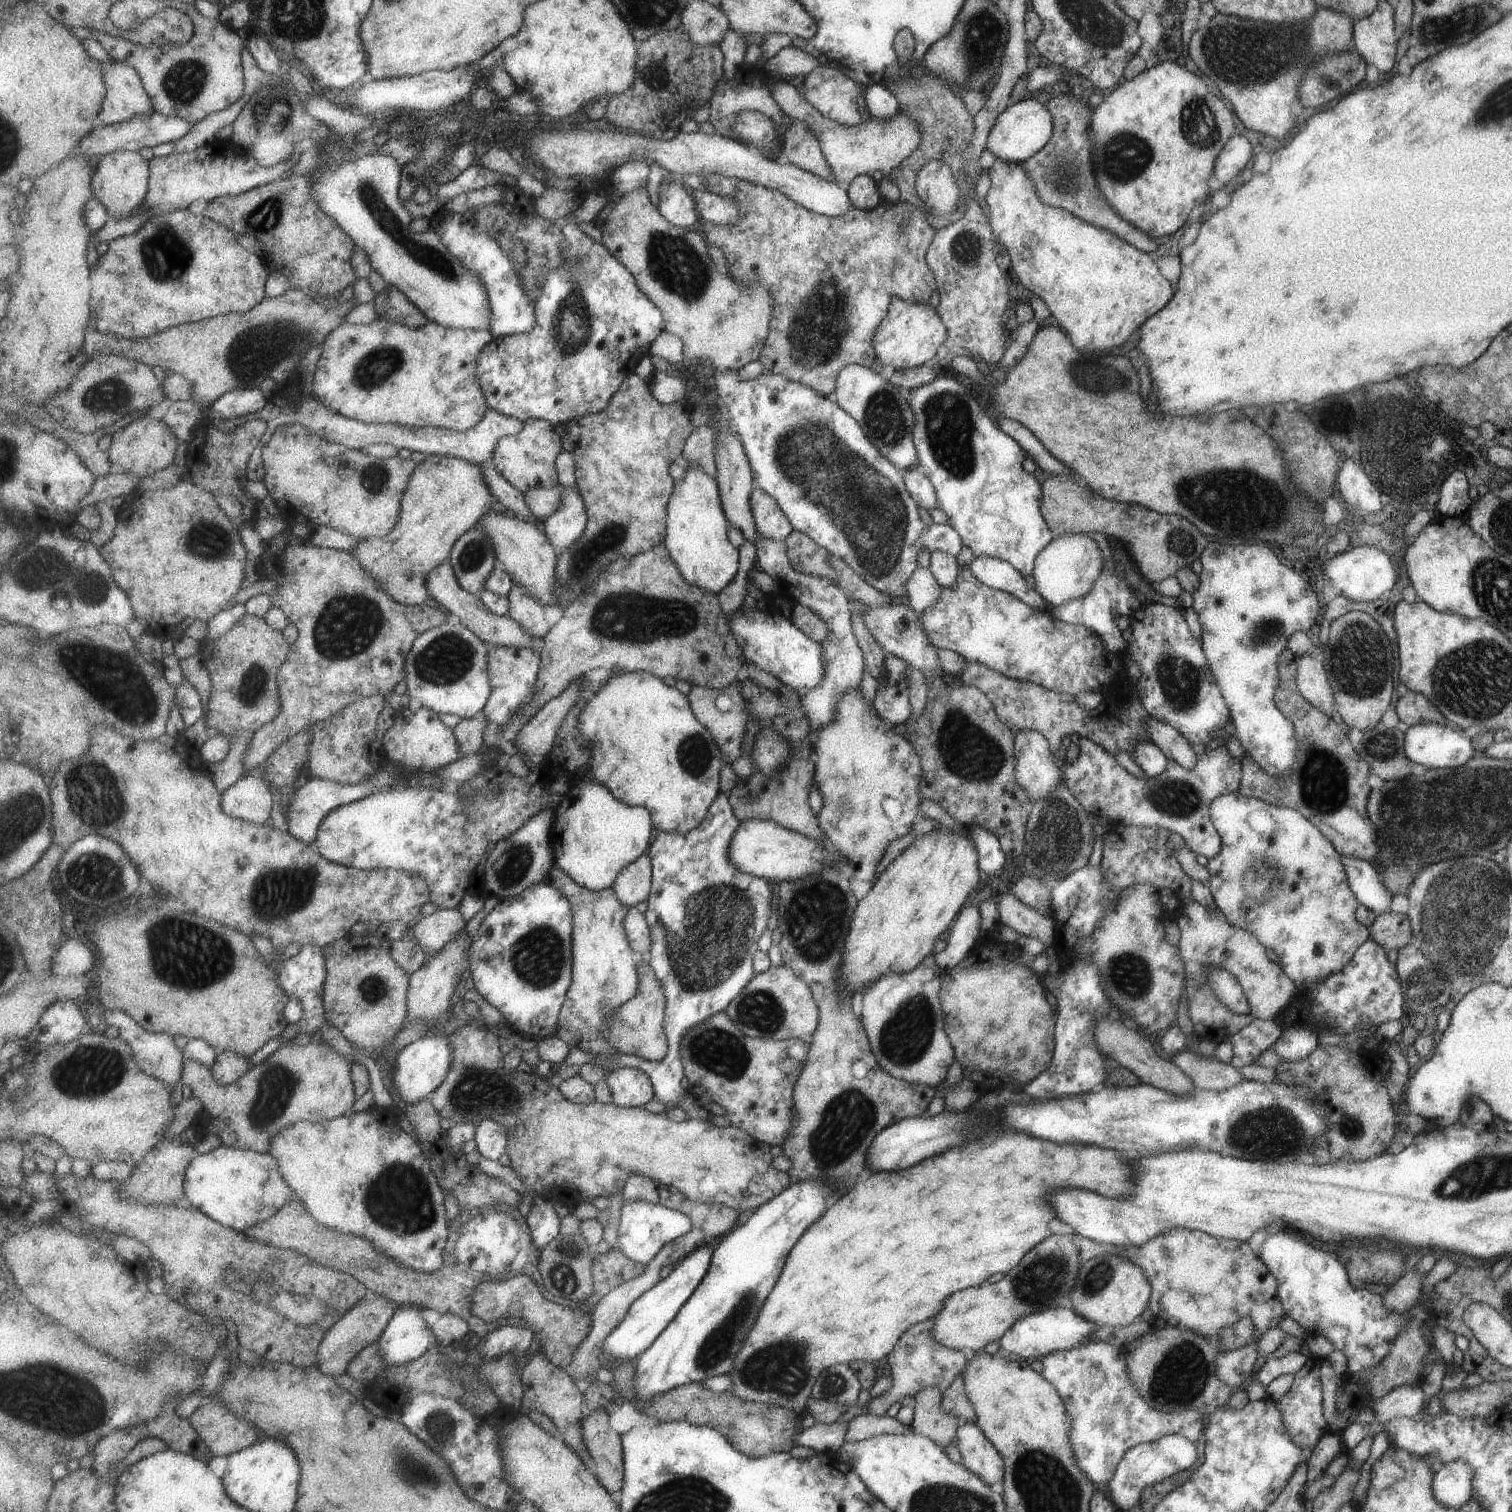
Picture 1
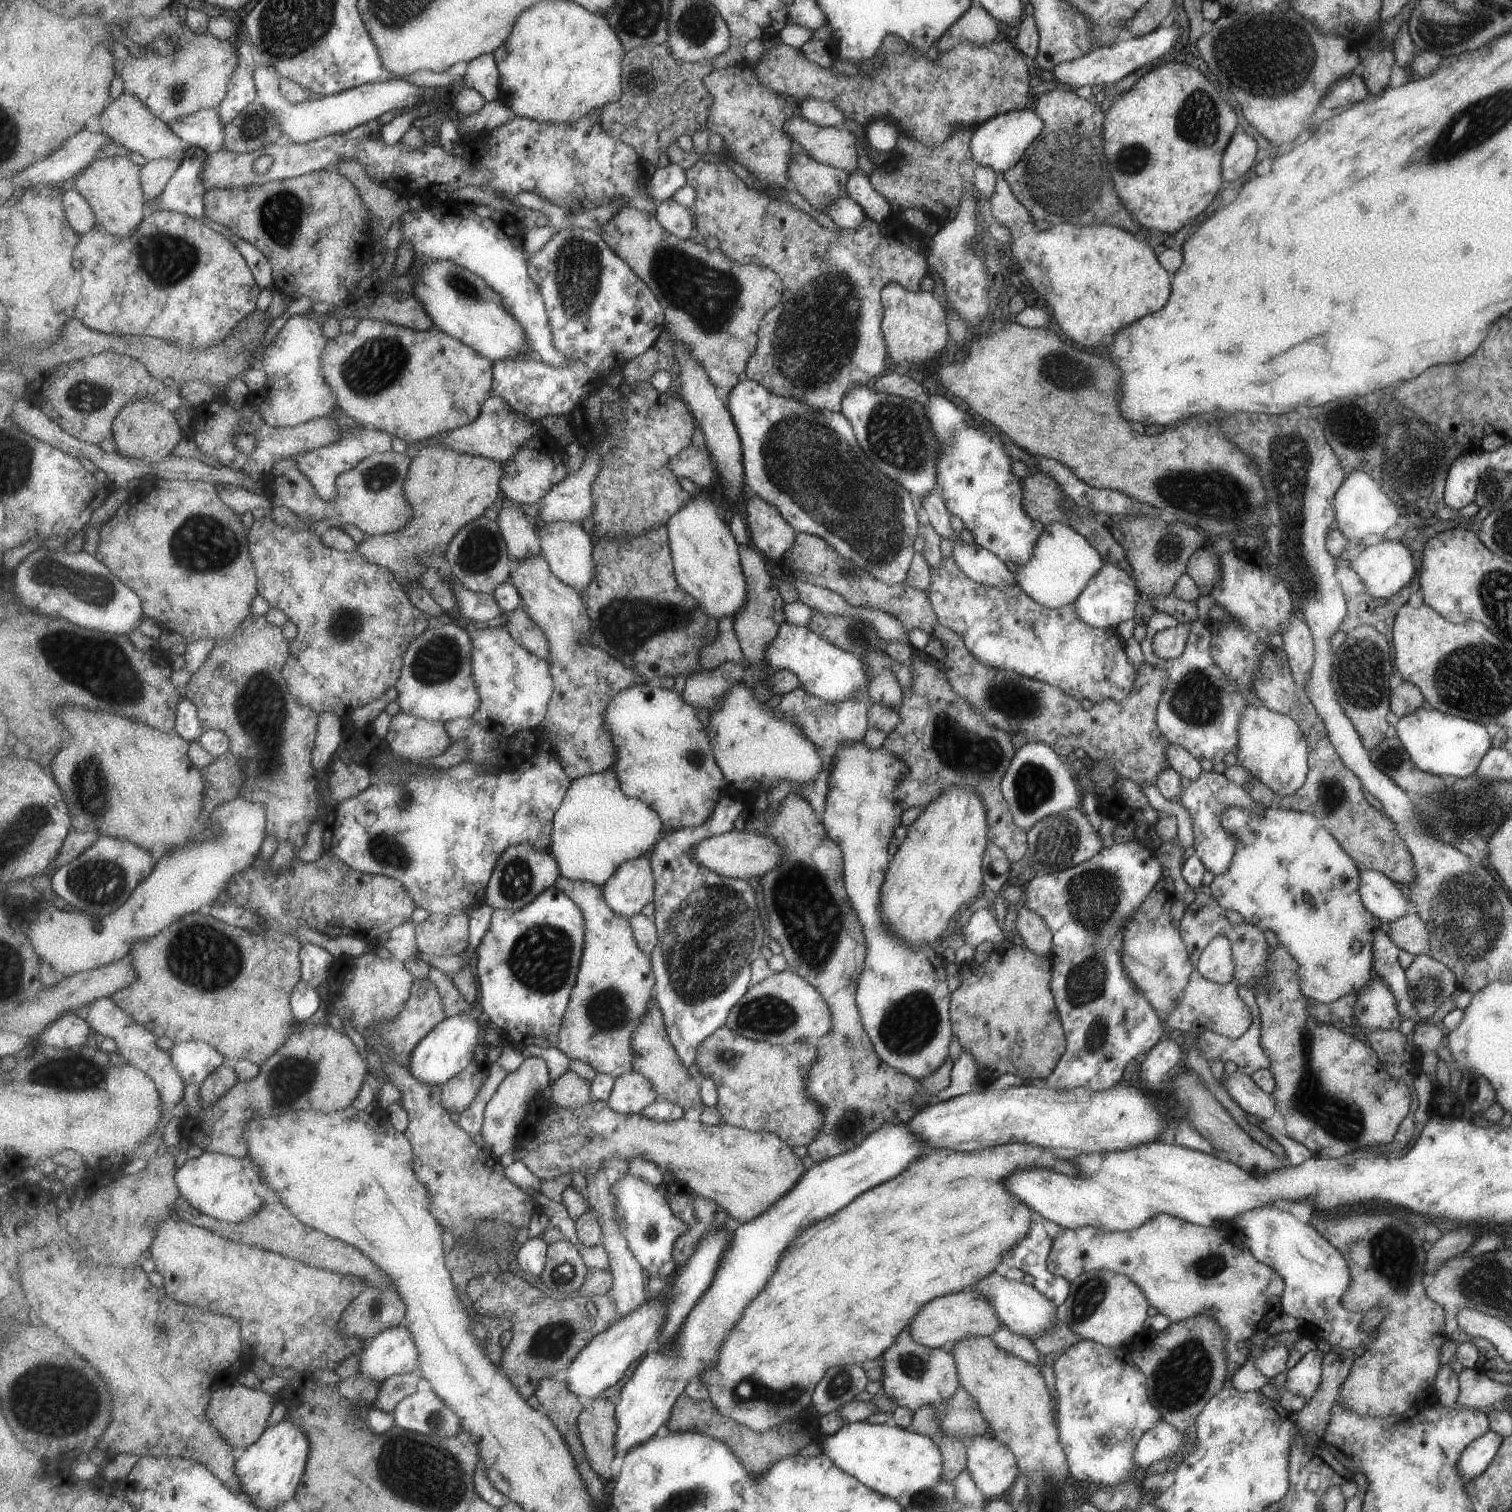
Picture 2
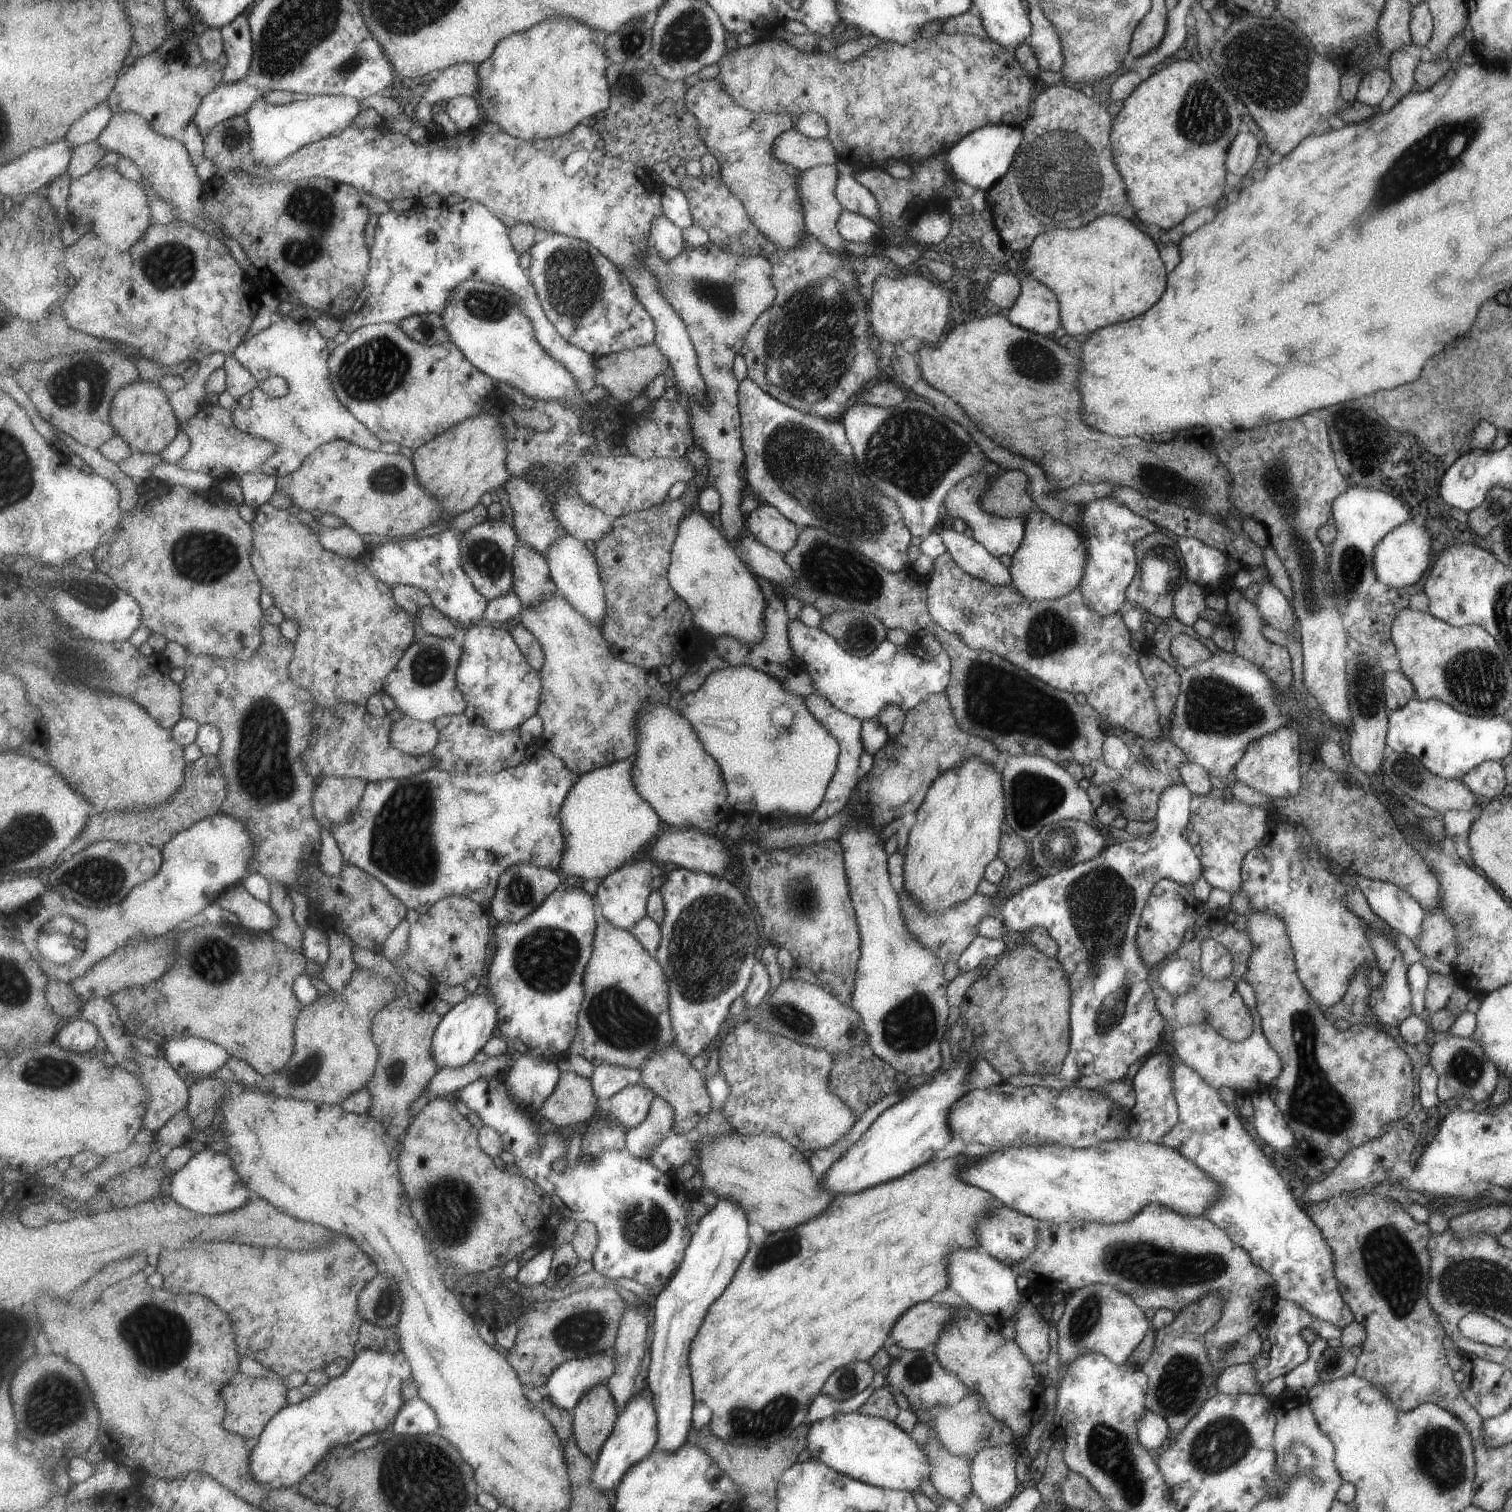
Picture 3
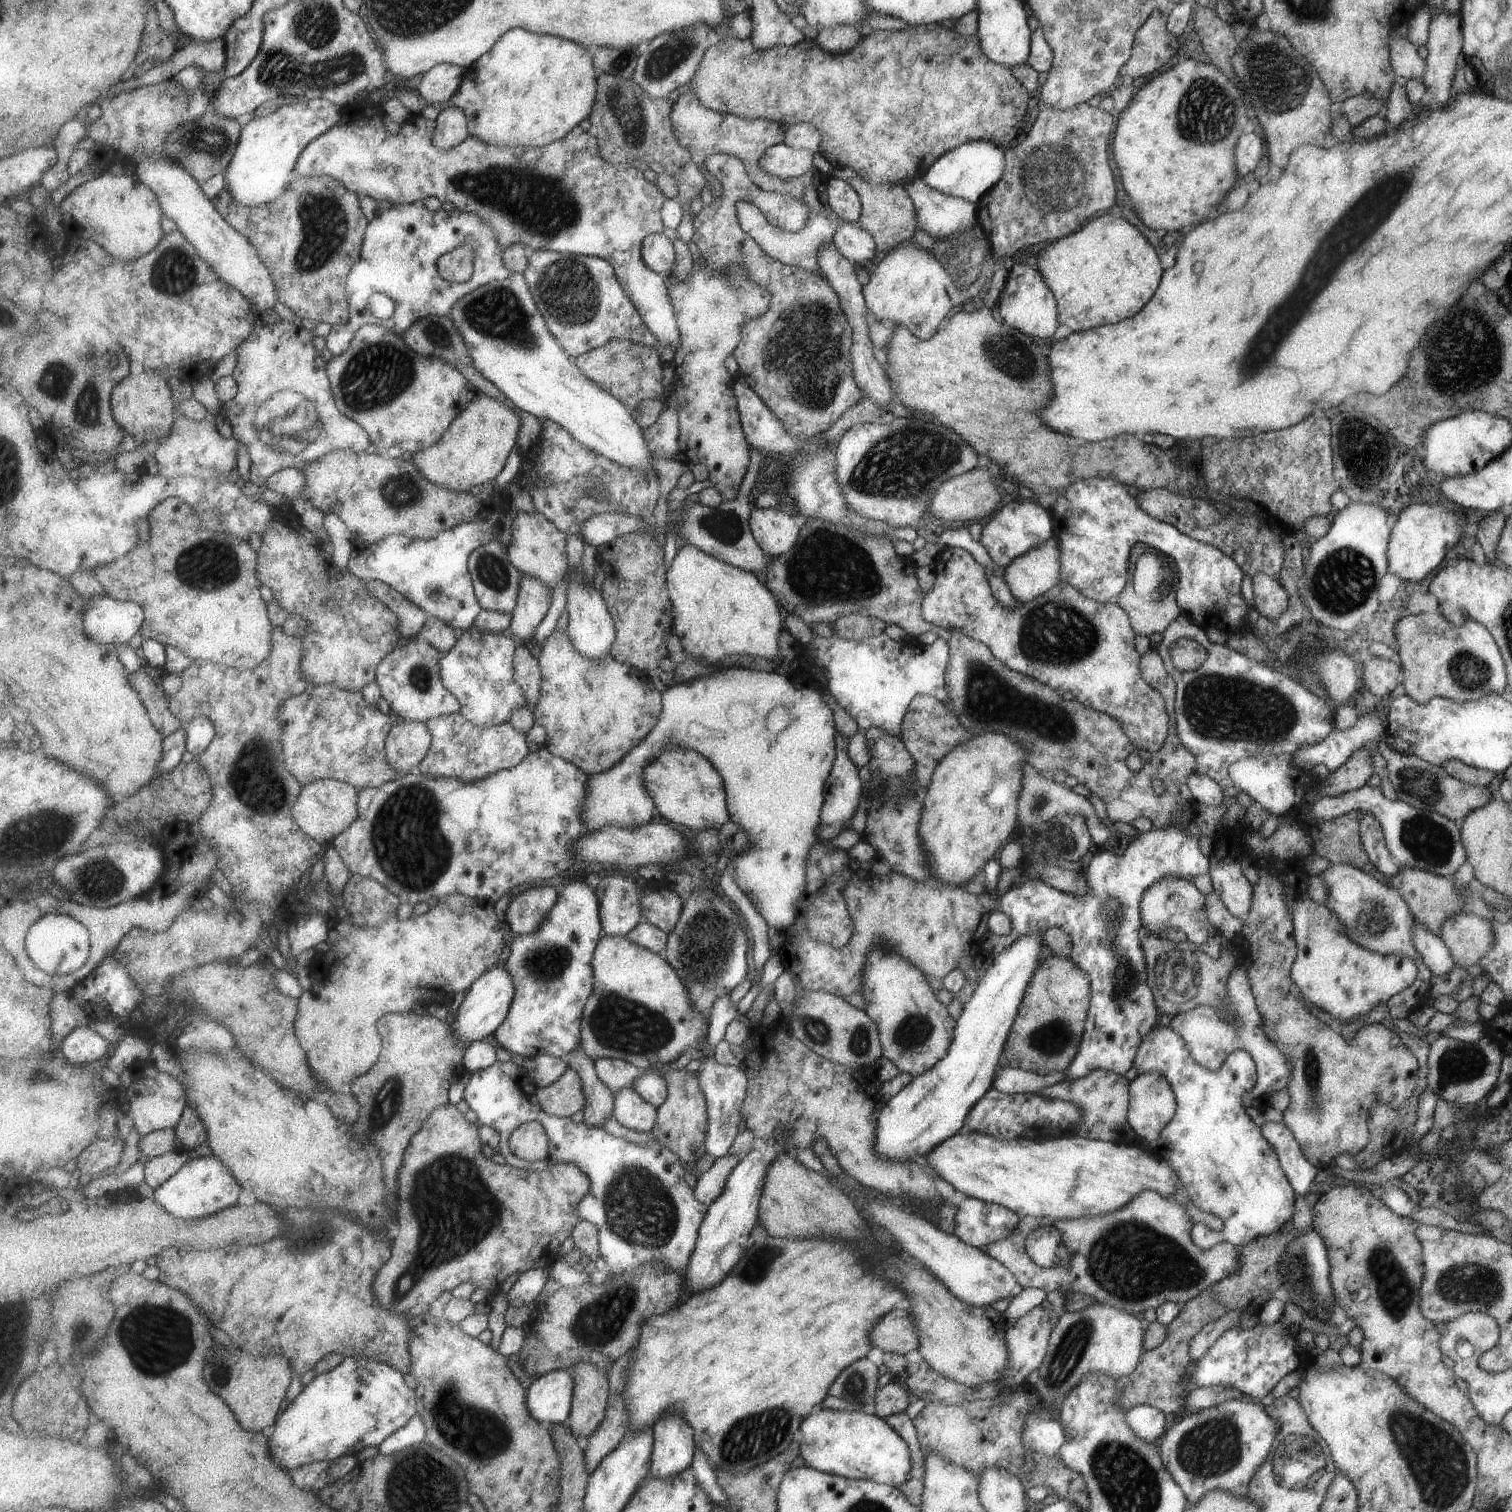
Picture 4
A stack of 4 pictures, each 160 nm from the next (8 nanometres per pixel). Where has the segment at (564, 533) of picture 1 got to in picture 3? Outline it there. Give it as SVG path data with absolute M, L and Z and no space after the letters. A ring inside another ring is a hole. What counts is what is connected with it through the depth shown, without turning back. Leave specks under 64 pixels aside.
M569 534L559 538L547 554L553 581L559 588L560 596L565 598L579 614L585 616L595 628L603 628L607 616L607 600L605 600L605 586L601 577L601 570L596 555L587 548L587 544Z

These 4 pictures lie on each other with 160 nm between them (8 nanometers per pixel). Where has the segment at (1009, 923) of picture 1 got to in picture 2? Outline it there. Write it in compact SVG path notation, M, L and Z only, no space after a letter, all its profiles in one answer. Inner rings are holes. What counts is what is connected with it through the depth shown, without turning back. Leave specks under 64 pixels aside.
M1025 907L1017 910L1016 914L1015 928L1023 940L1023 946L1032 954L1049 956L1052 951L1052 932L1044 920Z

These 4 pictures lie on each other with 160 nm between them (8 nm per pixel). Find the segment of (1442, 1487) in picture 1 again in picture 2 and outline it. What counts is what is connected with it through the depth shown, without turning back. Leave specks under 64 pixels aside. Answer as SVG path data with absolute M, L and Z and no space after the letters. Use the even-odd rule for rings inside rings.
M1488 1429L1461 1453L1460 1460L1457 1461L1457 1470L1461 1472L1465 1484L1477 1478L1489 1466L1502 1440L1501 1434Z

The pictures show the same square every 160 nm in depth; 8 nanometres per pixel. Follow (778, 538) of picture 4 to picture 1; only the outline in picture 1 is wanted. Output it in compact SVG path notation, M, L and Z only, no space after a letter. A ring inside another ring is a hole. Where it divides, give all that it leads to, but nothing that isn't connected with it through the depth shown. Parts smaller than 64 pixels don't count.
M755 487L752 494L753 514L761 538L783 541L792 532L792 525L776 499L763 489Z

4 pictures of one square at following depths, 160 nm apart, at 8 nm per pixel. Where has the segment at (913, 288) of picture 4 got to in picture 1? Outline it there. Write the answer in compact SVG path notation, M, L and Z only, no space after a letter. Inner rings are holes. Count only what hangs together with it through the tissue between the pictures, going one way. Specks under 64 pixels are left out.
M893 297L889 301L887 316L877 326L872 345L883 367L890 364L894 369L910 369L933 358L935 350L944 342L945 334L948 332L945 332L943 320L935 314L928 302L913 304Z

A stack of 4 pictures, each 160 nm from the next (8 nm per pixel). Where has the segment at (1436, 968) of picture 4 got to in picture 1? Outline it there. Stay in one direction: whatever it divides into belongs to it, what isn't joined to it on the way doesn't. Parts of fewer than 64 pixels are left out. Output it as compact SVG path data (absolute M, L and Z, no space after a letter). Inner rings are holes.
M1340 855L1340 858L1345 864L1348 886L1356 895L1358 902L1371 910L1376 910L1377 914L1389 910L1392 896L1381 884L1373 865L1354 856Z

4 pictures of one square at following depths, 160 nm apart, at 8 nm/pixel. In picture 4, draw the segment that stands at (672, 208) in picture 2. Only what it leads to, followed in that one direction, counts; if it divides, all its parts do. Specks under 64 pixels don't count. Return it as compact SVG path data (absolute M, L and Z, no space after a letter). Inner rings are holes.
M651 233L645 238L642 255L649 269L667 278L676 264L676 246L664 233Z

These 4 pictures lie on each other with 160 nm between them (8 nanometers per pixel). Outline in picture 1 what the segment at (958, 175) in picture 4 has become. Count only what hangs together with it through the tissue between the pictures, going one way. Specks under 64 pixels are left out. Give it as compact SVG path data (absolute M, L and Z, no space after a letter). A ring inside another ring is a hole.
M1022 98L1020 101L1007 106L997 116L994 125L988 132L985 148L995 159L1012 163L1022 163L1031 155L1035 155L1045 146L1052 136L1053 116L1049 114L1044 104L1036 99Z

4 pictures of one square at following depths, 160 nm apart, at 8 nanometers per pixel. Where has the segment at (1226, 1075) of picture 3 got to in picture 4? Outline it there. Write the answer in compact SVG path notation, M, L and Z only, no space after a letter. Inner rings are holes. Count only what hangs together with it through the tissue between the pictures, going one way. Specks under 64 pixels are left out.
M1235 966L1231 969L1226 980L1228 998L1228 1011L1234 1018L1233 1023L1225 1019L1224 1013L1220 1014L1216 1008L1205 1005L1197 1005L1194 1009L1177 1013L1170 1020L1170 1029L1174 1030L1185 1042L1189 1054L1197 1064L1207 1070L1216 1071L1224 1064L1234 1050L1243 1049L1252 1059L1256 1066L1256 1082L1251 1092L1241 1096L1243 1108L1250 1106L1255 1110L1265 1110L1270 1105L1271 1094L1275 1090L1281 1090L1291 1080L1292 1063L1288 1060L1275 1043L1265 1034L1262 1016L1257 1006L1255 994L1248 973L1243 966Z

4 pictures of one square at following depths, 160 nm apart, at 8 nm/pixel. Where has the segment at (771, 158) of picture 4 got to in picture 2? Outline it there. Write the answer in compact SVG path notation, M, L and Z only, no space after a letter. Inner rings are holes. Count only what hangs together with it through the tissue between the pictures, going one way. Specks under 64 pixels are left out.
M792 116L784 123L783 130L795 145L816 162L839 168L845 173L857 167L857 138L842 127L819 127L800 116Z

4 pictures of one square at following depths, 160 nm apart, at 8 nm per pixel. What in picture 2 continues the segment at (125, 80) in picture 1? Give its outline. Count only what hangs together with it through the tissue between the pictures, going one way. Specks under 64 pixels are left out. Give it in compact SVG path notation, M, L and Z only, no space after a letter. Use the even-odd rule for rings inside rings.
M121 94L115 102L100 115L100 125L108 136L115 140L117 145L122 145L149 161L162 158L184 161L188 157L191 146L182 140L168 124L158 118L135 94Z

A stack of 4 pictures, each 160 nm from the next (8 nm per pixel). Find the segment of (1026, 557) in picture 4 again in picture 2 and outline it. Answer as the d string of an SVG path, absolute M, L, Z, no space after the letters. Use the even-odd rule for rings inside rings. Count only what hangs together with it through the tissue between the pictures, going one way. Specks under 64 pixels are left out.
M1059 522L1043 524L1044 530L1037 538L1032 558L1019 564L1013 572L1014 584L1034 602L1048 609L1072 604L1084 591L1088 582L1104 566L1103 558L1083 535L1073 531L1070 526Z

